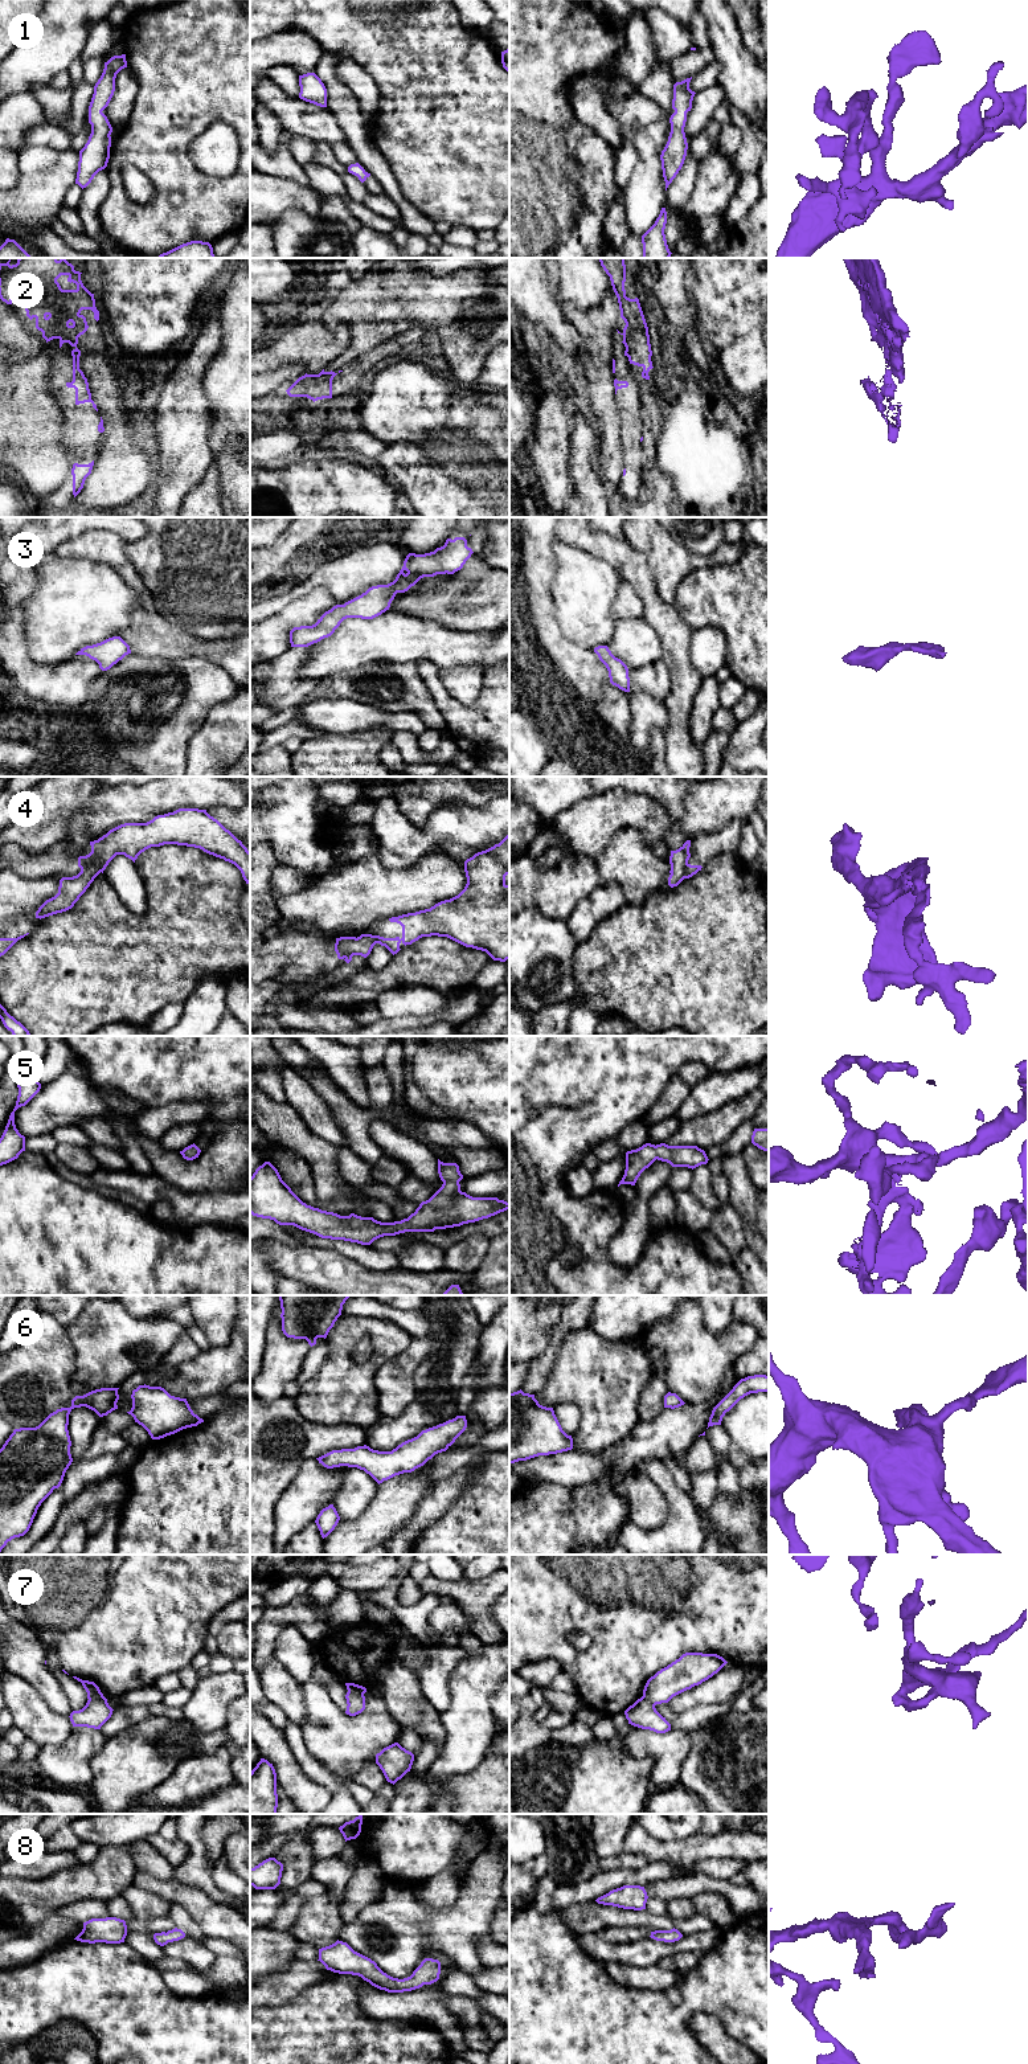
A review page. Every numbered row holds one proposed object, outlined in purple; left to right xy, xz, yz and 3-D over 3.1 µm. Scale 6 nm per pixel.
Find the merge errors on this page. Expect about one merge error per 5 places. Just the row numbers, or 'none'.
2, 4, 7

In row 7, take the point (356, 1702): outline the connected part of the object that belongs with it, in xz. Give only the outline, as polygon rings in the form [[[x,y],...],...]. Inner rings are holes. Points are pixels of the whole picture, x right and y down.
[[[348,1691],[345,1695],[347,1699],[347,1711],[345,1713],[349,1716],[356,1716],[365,1709],[365,1696],[364,1694],[357,1694],[353,1691]]]

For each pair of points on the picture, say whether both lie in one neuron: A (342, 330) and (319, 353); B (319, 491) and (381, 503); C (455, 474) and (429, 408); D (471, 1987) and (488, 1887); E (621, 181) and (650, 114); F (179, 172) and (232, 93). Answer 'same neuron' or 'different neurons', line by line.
A: same neuron
B: same neuron
C: same neuron
D: different neurons
E: same neuron
F: same neuron

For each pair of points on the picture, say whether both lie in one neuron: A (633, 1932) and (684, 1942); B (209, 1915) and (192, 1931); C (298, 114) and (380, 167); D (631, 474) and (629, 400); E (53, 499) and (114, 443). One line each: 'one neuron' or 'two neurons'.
A: two neurons
B: two neurons
C: two neurons
D: one neuron
E: two neurons

